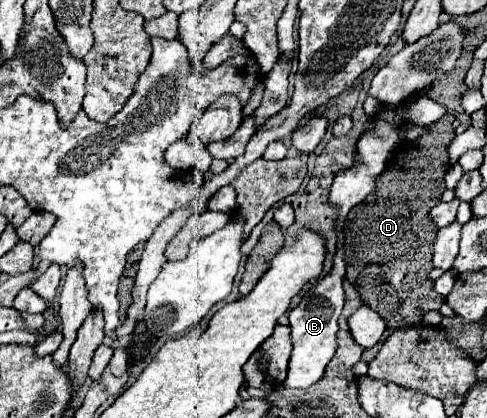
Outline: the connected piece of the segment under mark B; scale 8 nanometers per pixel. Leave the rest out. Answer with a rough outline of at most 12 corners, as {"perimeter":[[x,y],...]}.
{"perimeter":[[346,262],[290,310],[288,388],[310,388],[336,352]]}

